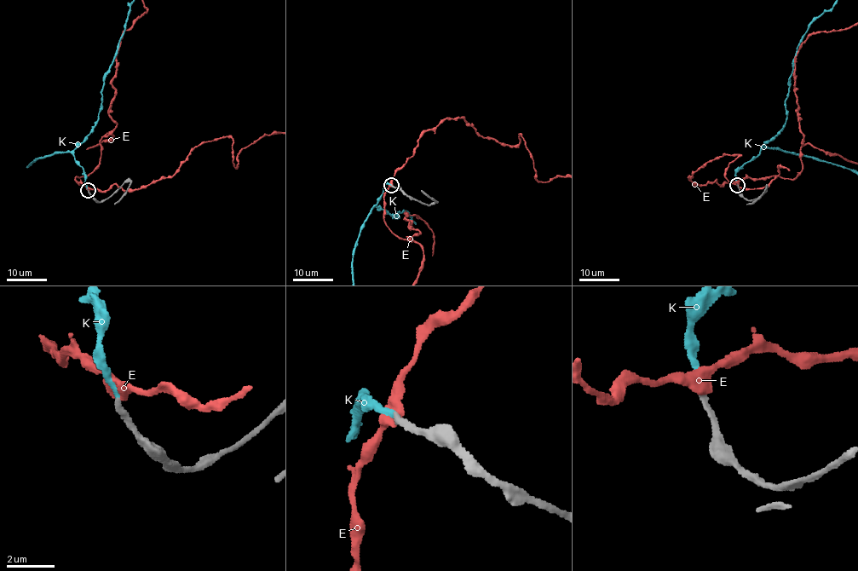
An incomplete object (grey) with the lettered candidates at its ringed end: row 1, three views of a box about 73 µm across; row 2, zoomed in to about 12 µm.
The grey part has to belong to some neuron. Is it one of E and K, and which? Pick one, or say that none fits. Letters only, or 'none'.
K

